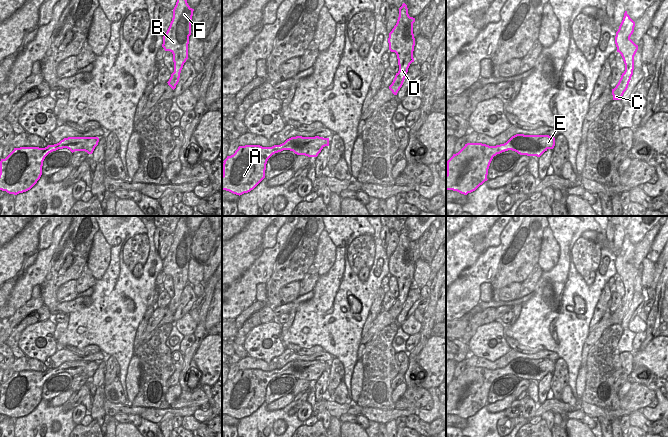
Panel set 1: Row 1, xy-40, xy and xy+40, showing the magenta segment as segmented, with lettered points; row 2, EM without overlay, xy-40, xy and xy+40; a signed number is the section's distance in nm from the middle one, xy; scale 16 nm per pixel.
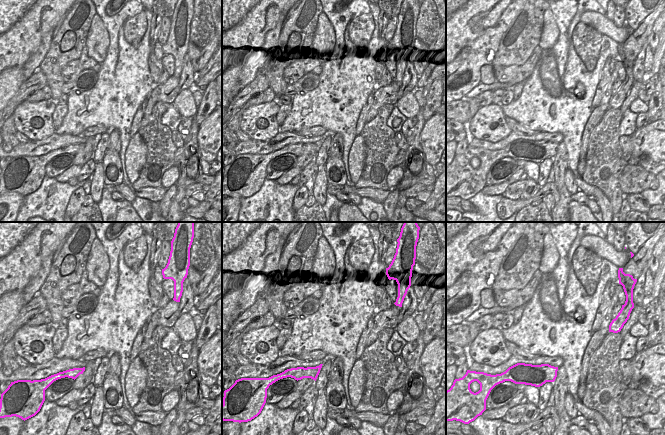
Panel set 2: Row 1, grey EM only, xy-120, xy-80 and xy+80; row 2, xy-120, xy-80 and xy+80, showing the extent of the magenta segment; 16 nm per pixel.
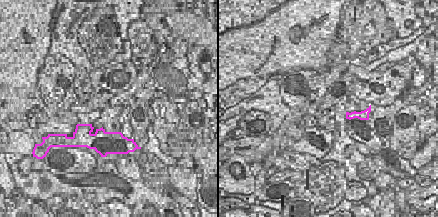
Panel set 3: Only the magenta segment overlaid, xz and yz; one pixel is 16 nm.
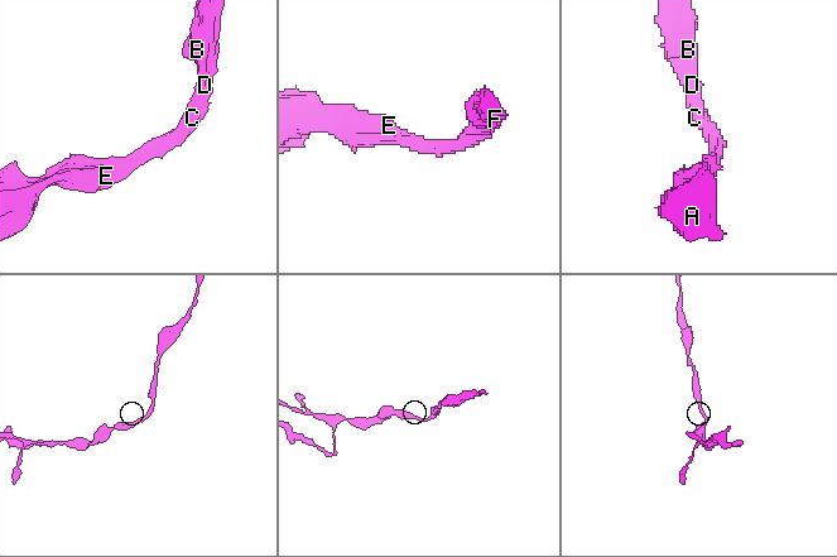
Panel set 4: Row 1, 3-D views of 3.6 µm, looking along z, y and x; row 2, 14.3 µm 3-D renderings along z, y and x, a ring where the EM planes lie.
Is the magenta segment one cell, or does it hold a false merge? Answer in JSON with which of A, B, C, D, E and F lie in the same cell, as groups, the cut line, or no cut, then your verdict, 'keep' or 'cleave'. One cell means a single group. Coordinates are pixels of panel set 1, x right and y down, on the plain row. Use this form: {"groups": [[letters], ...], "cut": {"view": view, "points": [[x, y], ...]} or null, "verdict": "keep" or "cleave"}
{"groups": [["A", "B", "C", "D", "E", "F"]], "cut": null, "verdict": "keep"}

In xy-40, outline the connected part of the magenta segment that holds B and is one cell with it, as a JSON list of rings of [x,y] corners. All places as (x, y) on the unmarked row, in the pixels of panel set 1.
[[[182,216],[173,233],[173,242],[163,260],[162,271],[173,278],[174,296],[168,309],[174,314],[179,306],[180,297],[188,283],[189,260],[191,259],[191,244],[193,235],[186,224],[186,216]]]

